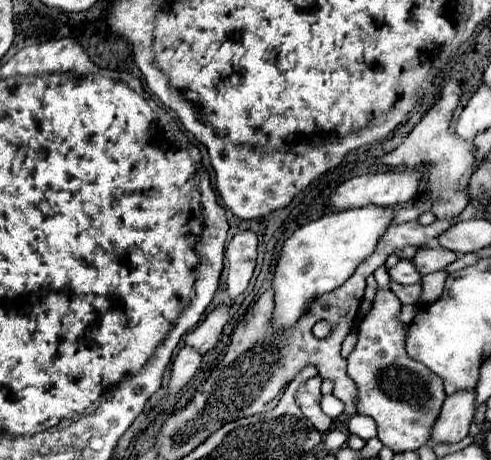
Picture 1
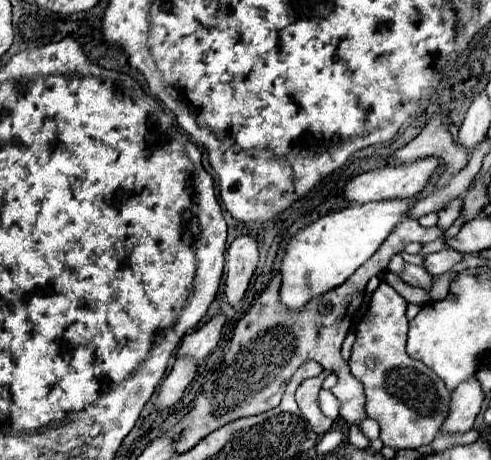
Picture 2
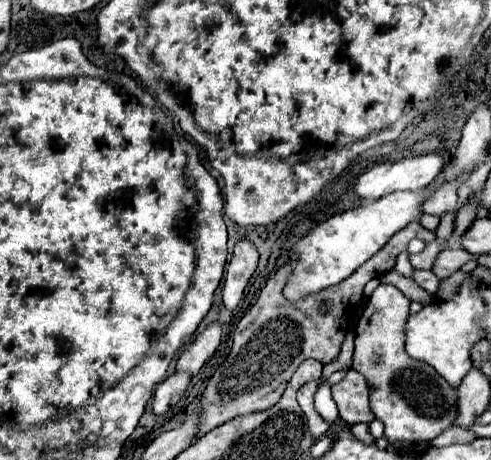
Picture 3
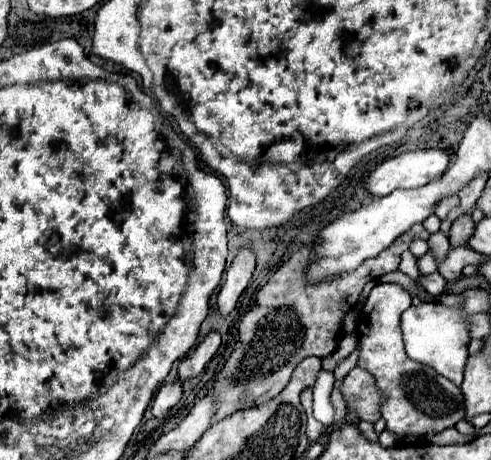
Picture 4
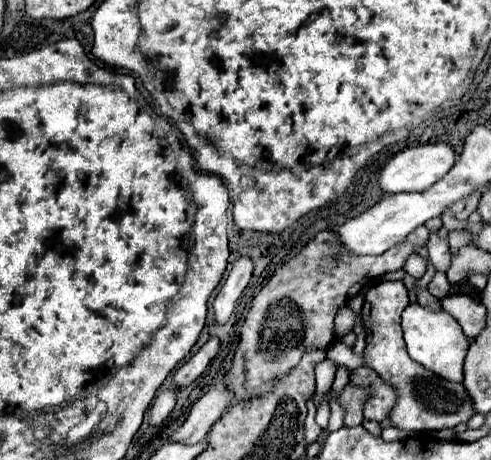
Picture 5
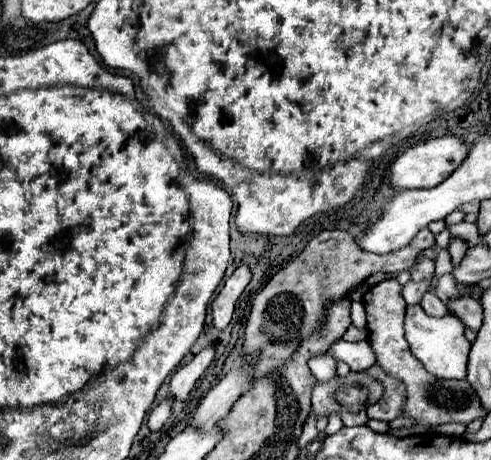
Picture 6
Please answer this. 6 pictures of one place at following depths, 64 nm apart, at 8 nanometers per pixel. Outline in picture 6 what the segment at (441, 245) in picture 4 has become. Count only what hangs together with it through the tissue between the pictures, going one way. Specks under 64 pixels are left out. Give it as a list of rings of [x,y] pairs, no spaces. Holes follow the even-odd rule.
[[[432,246],[432,250],[434,250],[434,262],[436,262],[436,276],[442,276],[442,274],[448,274],[448,272],[452,272],[452,260],[450,260],[450,254],[448,254],[448,250],[444,250],[444,248],[440,248],[440,246]]]

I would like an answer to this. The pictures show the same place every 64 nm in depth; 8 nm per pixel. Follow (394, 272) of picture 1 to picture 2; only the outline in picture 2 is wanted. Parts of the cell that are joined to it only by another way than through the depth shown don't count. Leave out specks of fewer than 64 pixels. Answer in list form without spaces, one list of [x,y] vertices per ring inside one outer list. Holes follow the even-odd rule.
[[[406,264],[402,268],[402,272],[398,272],[398,278],[410,286],[420,286],[428,290],[428,280],[432,278],[428,272],[424,272],[422,266],[414,266],[414,264]]]

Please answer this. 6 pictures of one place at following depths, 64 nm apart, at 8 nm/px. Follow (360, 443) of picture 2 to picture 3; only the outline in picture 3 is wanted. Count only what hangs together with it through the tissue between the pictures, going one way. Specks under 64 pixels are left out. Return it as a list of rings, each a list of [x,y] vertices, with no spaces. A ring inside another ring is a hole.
[[[354,424],[350,430],[352,430],[354,438],[356,438],[356,440],[360,440],[362,444],[374,444],[374,438],[370,436],[370,432],[368,432],[368,426],[366,426],[366,424]]]

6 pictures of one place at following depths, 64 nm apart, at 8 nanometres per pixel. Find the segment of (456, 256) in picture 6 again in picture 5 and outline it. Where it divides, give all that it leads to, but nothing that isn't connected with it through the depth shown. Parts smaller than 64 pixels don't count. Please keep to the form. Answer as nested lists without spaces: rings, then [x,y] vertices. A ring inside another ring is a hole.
[[[470,228],[452,230],[452,232],[448,234],[450,252],[452,252],[452,254],[456,254],[456,252],[458,252],[458,248],[462,248],[462,246],[466,246],[466,244],[472,244],[472,240],[474,240],[474,234],[472,234],[472,230],[470,230]]]

